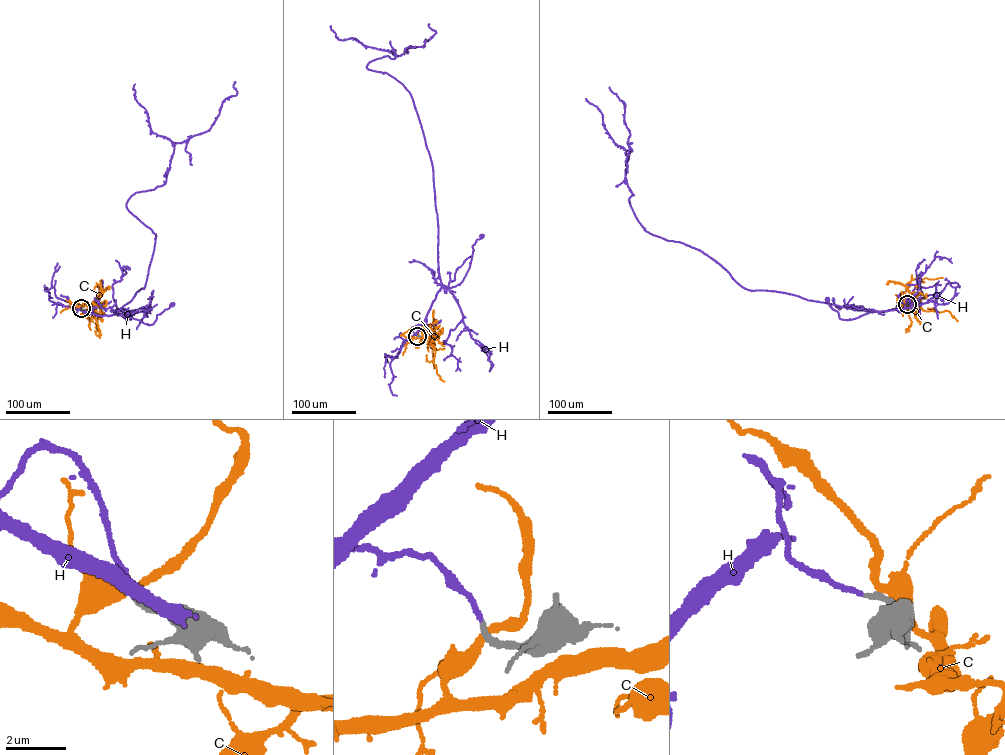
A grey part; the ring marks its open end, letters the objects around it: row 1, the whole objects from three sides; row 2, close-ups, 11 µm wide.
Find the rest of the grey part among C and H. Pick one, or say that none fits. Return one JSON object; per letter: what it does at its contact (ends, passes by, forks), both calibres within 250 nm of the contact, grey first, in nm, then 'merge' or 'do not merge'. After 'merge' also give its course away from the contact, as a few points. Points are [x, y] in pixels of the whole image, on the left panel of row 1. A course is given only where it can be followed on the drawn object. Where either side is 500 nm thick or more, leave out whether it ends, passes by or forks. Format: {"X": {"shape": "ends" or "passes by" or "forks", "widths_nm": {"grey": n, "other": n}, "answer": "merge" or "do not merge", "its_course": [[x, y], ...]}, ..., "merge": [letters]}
{"C": {"shape": "passes by", "widths_nm": {"grey": 240, "other": 280}, "answer": "do not merge"}, "H": {"shape": "ends", "widths_nm": {"grey": 200, "other": 140}, "answer": "merge", "its_course": [[81, 308], [89, 313], [118, 314], [149, 325], [172, 305]]}, "merge": ["H"]}

